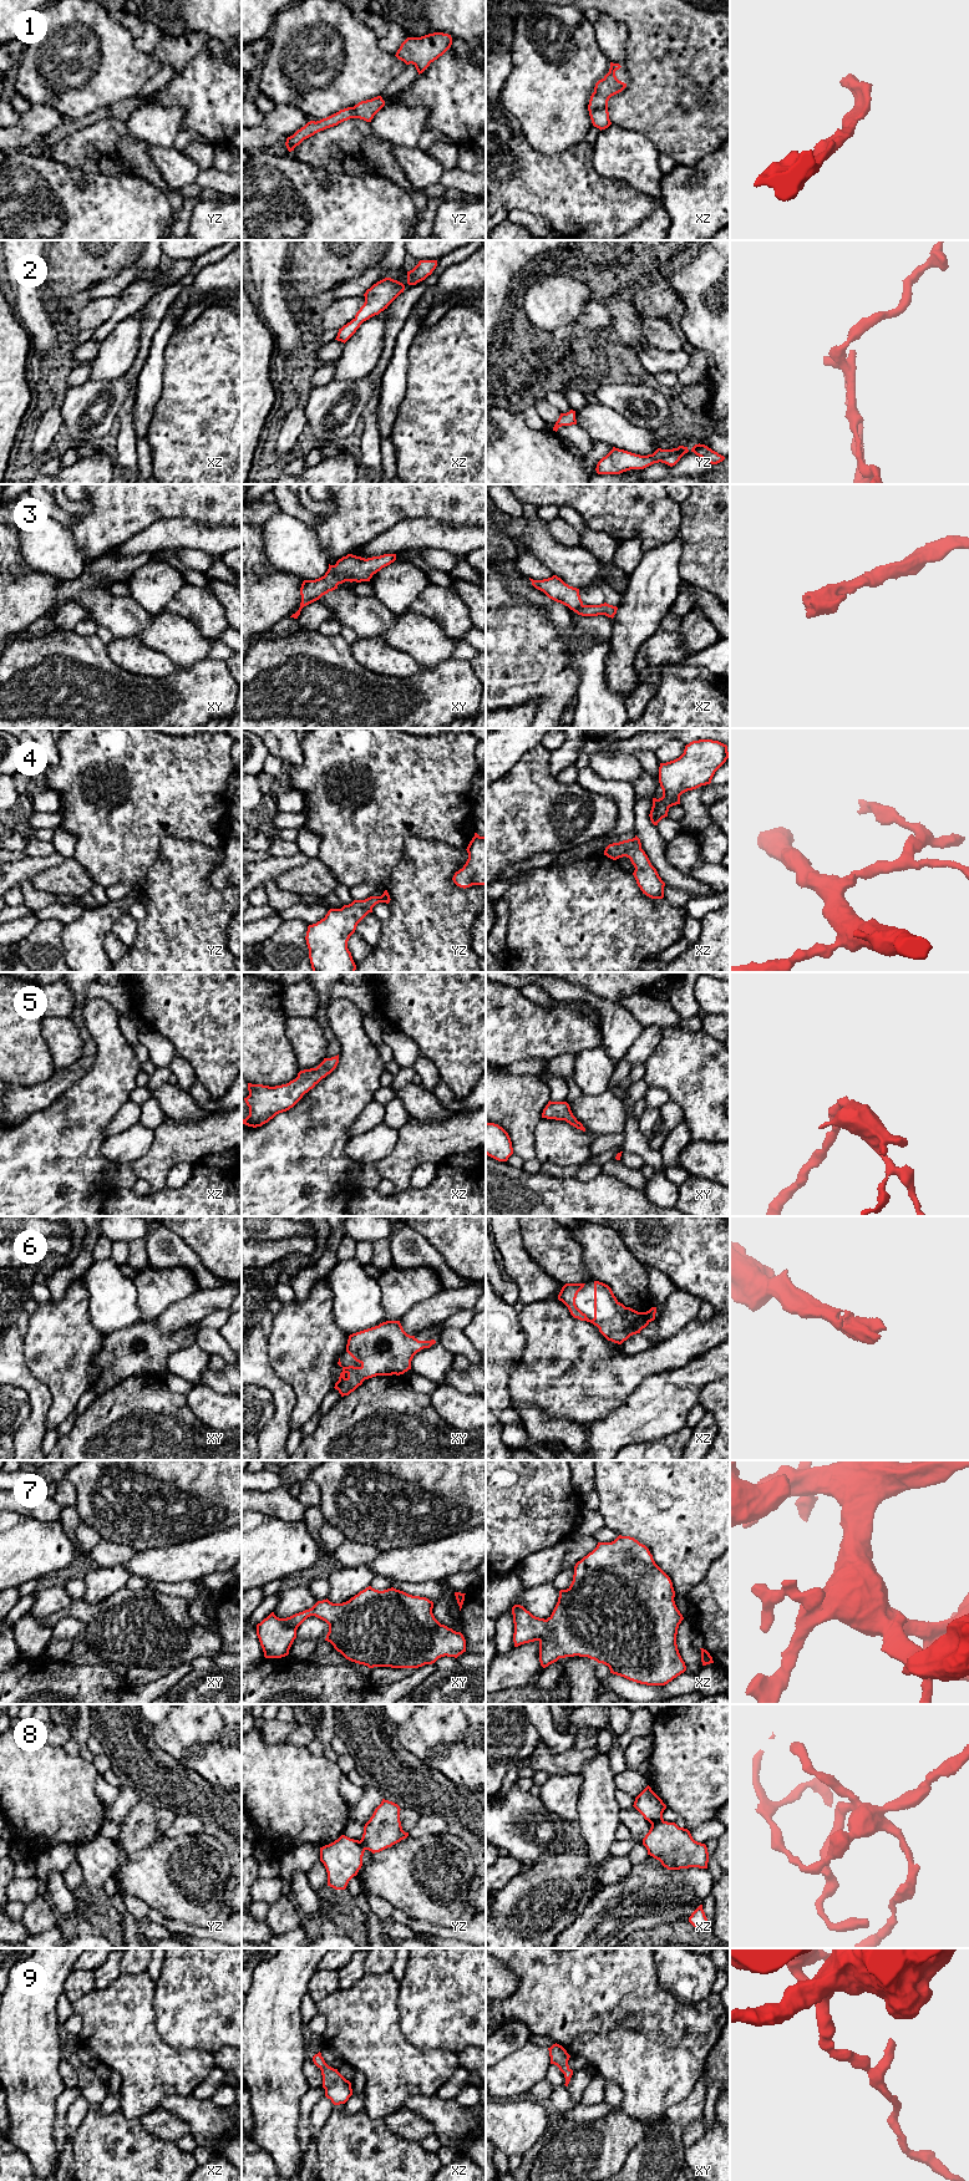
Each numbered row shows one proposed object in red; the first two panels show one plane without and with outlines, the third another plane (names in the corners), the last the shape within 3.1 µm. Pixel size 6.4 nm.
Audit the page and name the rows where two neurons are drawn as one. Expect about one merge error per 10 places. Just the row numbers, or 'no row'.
no row

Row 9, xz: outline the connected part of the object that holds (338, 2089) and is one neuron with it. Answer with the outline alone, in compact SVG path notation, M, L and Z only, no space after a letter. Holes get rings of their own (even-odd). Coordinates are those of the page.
M320 2052L313 2057L313 2061L321 2070L325 2096L330 2099L334 2105L345 2104L352 2095L351 2083L346 2080L338 2069L329 2066Z

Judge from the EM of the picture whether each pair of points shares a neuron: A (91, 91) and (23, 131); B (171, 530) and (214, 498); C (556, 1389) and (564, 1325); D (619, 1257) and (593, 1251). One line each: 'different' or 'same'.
A: different
B: different
C: same
D: same

